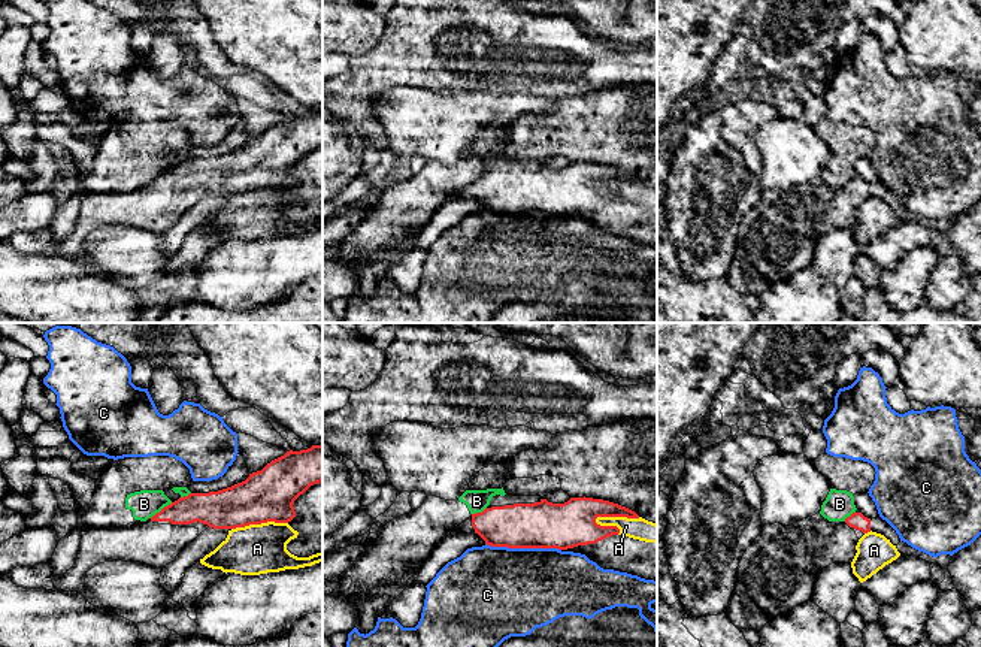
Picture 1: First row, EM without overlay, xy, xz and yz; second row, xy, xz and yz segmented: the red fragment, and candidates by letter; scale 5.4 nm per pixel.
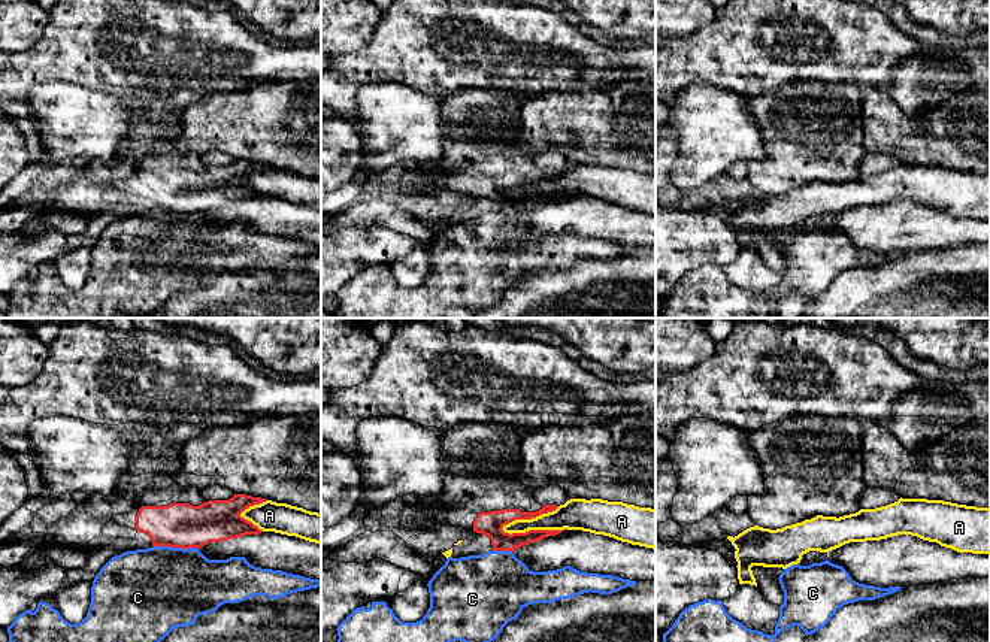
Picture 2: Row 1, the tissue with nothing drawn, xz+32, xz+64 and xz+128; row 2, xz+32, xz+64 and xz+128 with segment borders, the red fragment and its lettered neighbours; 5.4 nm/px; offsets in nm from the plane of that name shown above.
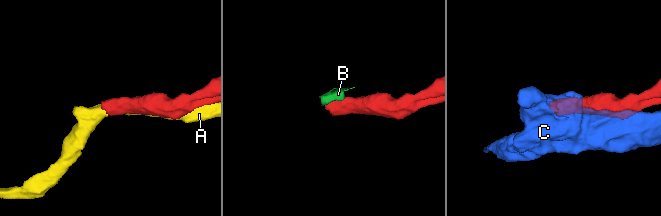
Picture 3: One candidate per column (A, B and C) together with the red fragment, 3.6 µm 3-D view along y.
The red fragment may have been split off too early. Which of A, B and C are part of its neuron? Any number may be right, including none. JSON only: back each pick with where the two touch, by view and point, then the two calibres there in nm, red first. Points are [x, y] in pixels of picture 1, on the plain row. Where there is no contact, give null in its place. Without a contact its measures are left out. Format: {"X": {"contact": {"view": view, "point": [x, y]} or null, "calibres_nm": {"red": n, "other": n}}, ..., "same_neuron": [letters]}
{"same_neuron": []}

